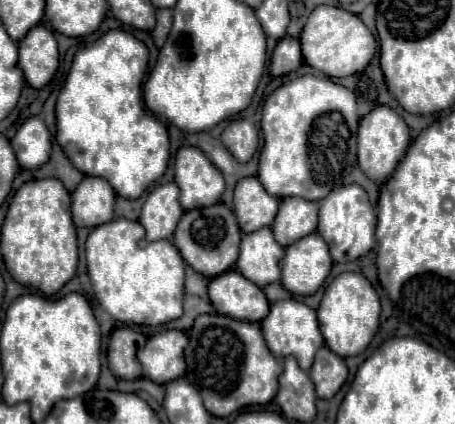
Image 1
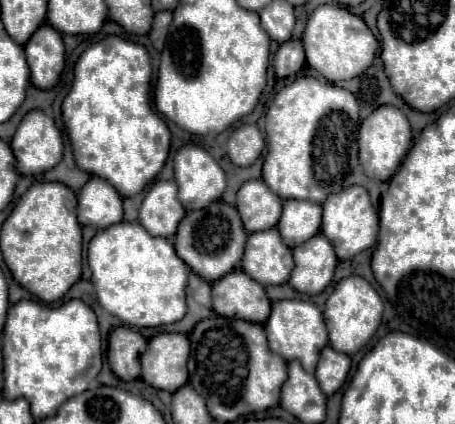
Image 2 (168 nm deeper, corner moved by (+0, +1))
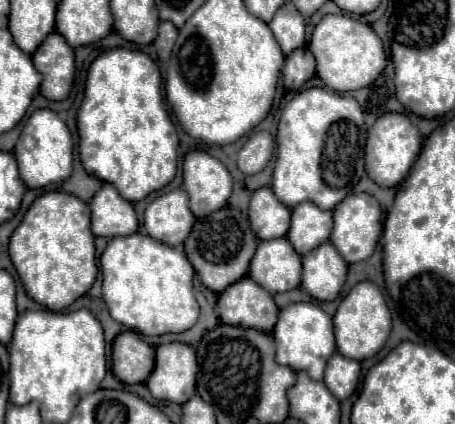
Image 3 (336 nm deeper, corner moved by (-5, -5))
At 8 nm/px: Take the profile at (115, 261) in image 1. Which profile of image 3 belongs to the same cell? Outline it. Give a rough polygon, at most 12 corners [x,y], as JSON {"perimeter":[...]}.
{"perimeter":[[142,233],[114,237],[102,297],[142,335],[198,319],[186,253]]}

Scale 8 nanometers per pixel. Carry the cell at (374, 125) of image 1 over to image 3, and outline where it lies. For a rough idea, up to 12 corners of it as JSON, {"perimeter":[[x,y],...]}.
{"perimeter":[[384,113],[368,131],[366,173],[396,187],[422,139],[402,113]]}

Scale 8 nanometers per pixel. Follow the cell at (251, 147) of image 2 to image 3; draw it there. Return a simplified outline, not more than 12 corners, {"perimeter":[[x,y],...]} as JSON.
{"perimeter":[[254,133],[238,151],[238,169],[260,173],[272,159],[272,135]]}

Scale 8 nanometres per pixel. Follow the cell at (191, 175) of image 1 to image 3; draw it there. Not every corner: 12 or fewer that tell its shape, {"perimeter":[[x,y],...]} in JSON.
{"perimeter":[[204,151],[182,163],[190,211],[206,217],[226,207],[228,169]]}

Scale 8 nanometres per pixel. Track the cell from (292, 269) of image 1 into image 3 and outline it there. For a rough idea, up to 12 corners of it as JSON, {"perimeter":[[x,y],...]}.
{"perimeter":[[330,241],[302,257],[302,289],[334,301],[348,265]]}

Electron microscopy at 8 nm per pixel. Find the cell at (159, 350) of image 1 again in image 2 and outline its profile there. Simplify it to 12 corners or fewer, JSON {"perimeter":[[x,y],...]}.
{"perimeter":[[183,333],[155,335],[141,379],[175,393],[187,383],[191,347]]}

